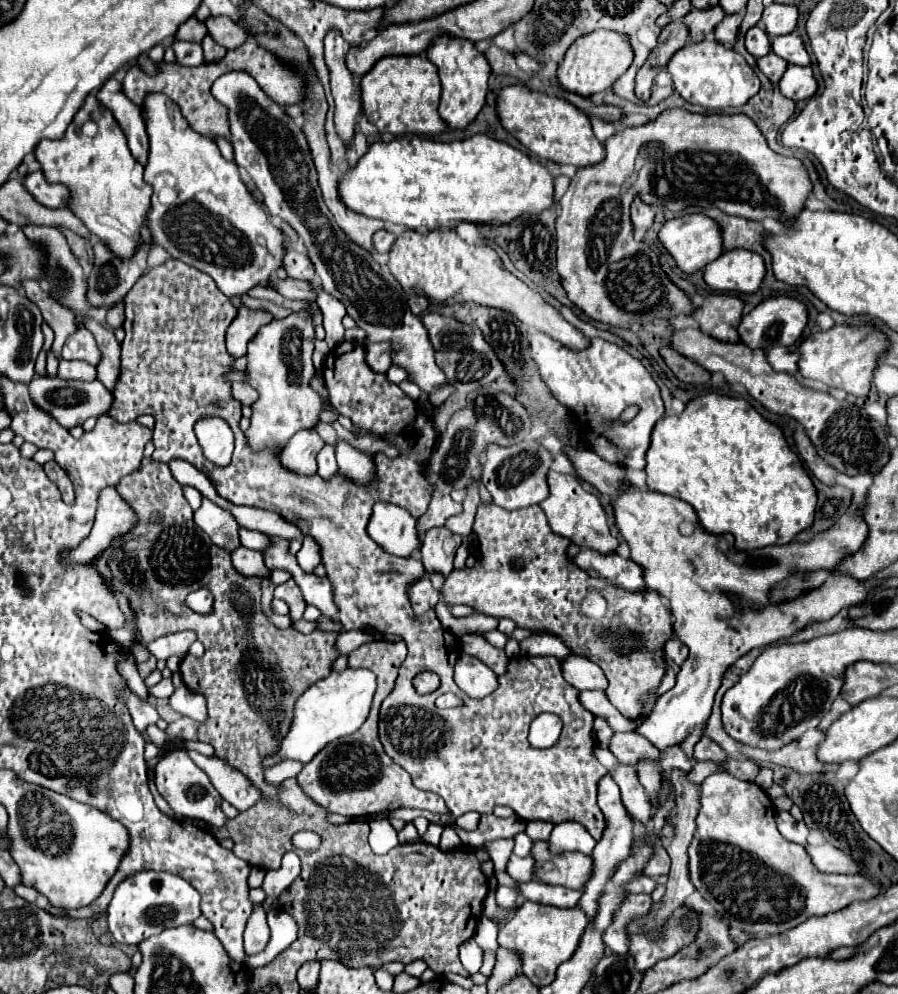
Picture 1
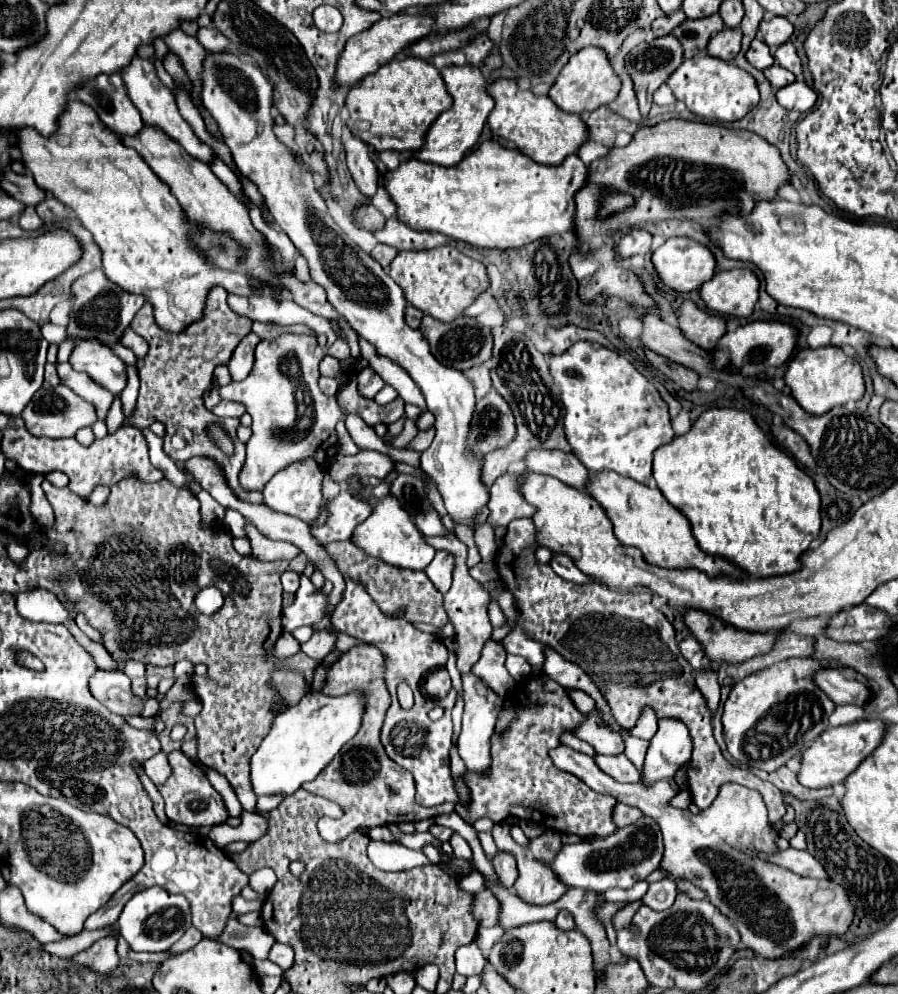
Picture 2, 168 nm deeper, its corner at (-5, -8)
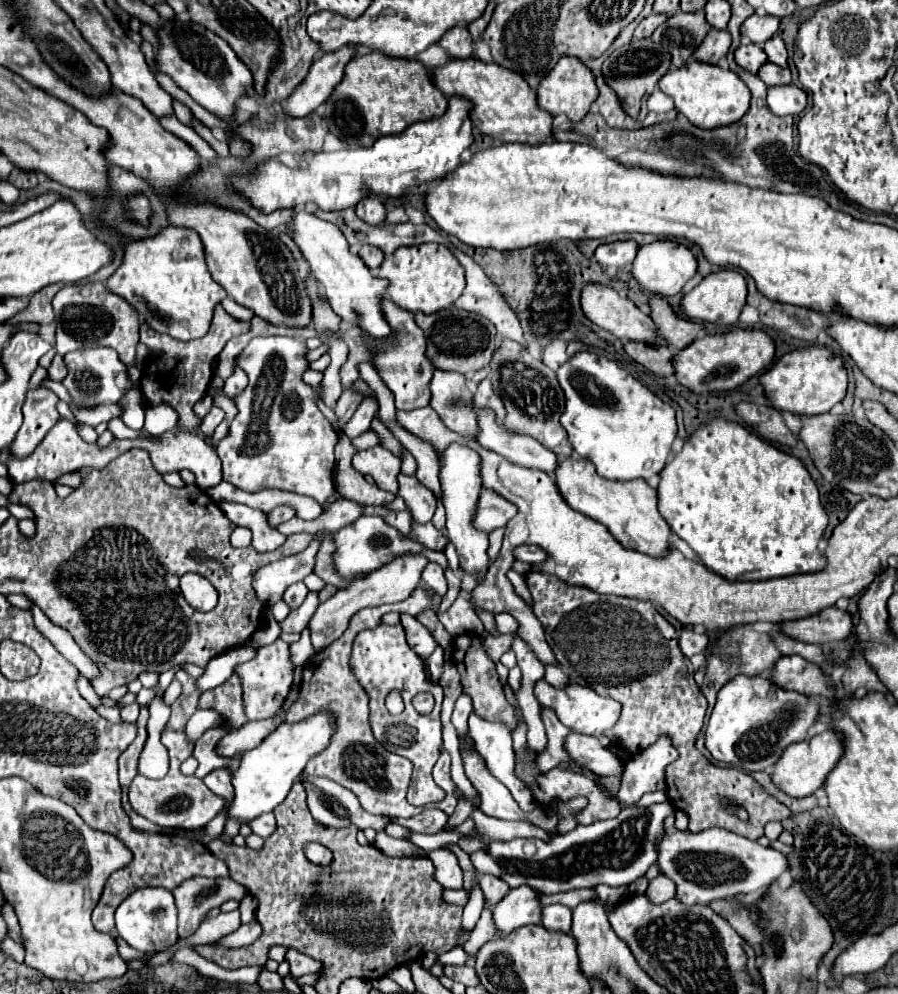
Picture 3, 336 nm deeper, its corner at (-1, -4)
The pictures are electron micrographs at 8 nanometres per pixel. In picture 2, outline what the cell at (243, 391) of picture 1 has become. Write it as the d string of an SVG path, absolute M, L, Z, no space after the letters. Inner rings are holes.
M219 401L213 409L217 417L241 417L245 413L245 407L241 403L231 403L231 401Z

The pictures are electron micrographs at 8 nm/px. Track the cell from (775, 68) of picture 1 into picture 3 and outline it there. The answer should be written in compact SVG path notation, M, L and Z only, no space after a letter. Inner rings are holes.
M765 63L759 73L757 73L765 85L789 85L791 83L791 69L783 69L779 65L773 65L773 63Z

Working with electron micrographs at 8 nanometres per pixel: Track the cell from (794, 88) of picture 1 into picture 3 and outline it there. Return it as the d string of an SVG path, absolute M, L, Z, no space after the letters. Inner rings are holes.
M797 85L769 87L767 105L775 115L799 115L807 107L807 93Z

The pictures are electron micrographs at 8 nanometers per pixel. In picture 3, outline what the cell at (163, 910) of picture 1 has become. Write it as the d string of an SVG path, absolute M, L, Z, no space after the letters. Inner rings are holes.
M143 887L133 891L115 913L117 935L137 951L165 951L177 941L177 907L175 897L165 887Z

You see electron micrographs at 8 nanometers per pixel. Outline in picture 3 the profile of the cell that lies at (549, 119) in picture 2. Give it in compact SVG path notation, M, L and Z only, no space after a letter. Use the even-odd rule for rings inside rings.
M457 59L431 71L435 85L447 95L463 95L473 103L471 119L481 133L499 139L501 143L541 145L553 141L553 115L547 115L539 103L535 89L527 85L517 73L499 67L497 63L483 63L479 59Z

